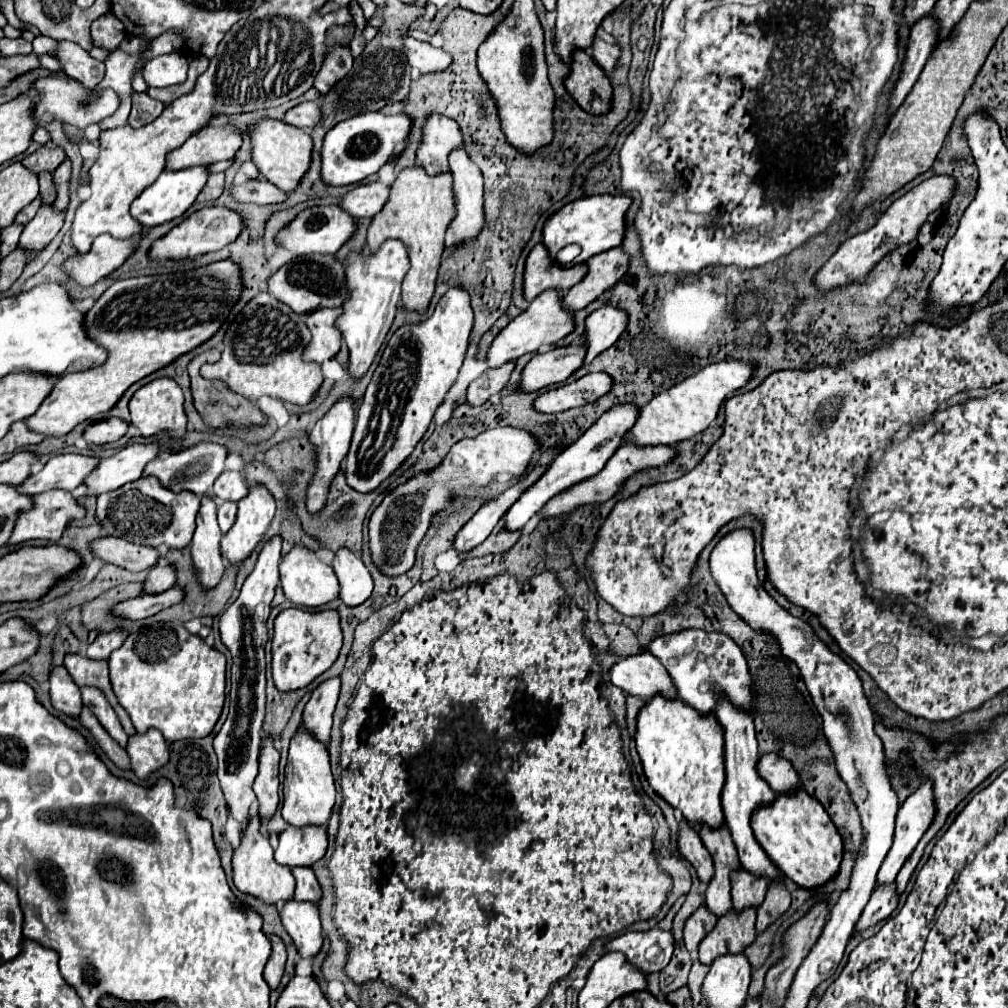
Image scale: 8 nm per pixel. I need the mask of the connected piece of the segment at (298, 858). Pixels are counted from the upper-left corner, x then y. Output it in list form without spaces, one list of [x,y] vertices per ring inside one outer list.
[[[293,827],[279,835],[279,847],[275,851],[275,861],[289,869],[311,867],[327,851],[327,829],[325,827]]]

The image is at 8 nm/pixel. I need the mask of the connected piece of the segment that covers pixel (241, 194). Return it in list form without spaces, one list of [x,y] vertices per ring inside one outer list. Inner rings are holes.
[[[263,177],[255,181],[245,181],[241,187],[233,187],[233,197],[239,203],[257,203],[257,205],[273,205],[273,203],[283,203],[287,195],[277,189],[273,183],[267,183]]]

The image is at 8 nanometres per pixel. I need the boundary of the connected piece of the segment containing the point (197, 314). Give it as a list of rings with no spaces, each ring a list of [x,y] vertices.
[[[229,259],[189,273],[177,271],[115,281],[85,315],[89,337],[109,351],[109,359],[101,367],[63,375],[39,411],[27,419],[27,425],[43,435],[63,437],[75,425],[107,413],[135,381],[209,341],[227,319],[227,309],[239,301],[241,291],[241,267]]]

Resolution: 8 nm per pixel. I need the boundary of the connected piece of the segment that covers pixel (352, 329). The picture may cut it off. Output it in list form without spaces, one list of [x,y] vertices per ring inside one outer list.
[[[395,239],[385,241],[375,255],[363,251],[363,253],[351,253],[347,259],[351,263],[345,267],[349,299],[343,303],[343,315],[337,319],[337,327],[343,333],[343,339],[349,347],[349,375],[355,381],[359,381],[373,363],[393,323],[393,317],[397,313],[397,303],[401,299],[401,281],[409,269],[409,259],[405,245]]]

